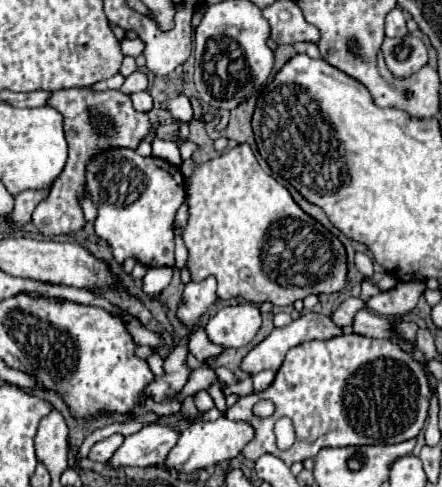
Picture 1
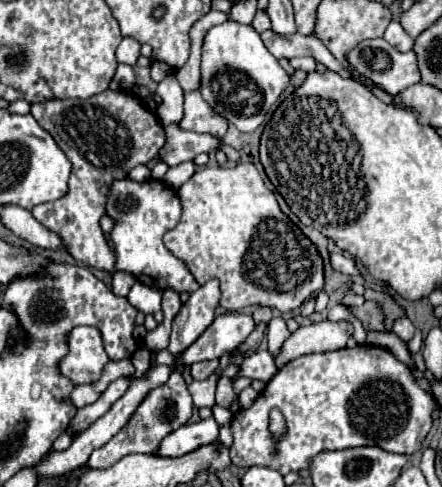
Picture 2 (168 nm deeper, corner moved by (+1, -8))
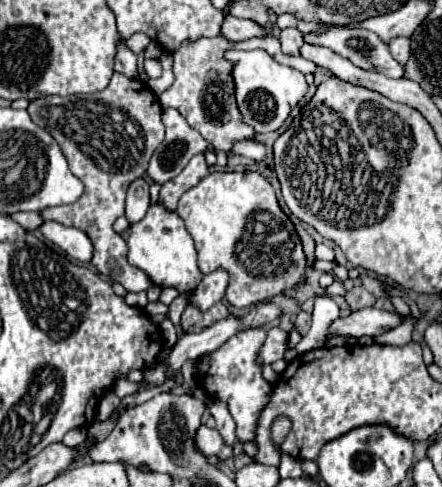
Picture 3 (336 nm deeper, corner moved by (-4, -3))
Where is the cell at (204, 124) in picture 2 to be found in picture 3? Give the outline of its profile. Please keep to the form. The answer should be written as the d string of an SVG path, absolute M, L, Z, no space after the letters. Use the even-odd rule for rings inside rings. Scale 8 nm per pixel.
M218 35L218 37L210 37L210 39L204 37L204 39L182 43L182 47L174 53L174 77L176 77L176 81L158 99L160 99L162 107L176 107L184 115L184 119L190 123L190 127L198 129L204 135L204 139L208 139L216 149L222 149L226 153L230 153L234 141L254 137L254 129L242 121L242 115L236 107L234 81L230 75L232 63L224 59L224 51L230 47L238 47L238 49L258 49L260 47L260 49L266 49L278 63L294 67L300 73L314 73L316 71L316 65L310 63L308 59L282 53L280 41L276 37L248 39L248 41L232 43L226 37Z

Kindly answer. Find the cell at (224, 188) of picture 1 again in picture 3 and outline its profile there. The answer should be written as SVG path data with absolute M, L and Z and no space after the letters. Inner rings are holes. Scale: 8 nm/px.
M212 171L196 187L186 191L178 201L178 215L184 219L188 233L192 235L198 251L198 267L202 273L226 269L230 283L226 299L234 307L252 307L262 301L270 301L286 289L298 289L304 283L308 261L302 251L302 241L280 209L274 187L258 171Z

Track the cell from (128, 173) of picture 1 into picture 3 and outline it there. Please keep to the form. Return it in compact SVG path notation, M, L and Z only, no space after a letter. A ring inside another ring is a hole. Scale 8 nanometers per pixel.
M162 203L150 205L146 217L130 225L128 247L128 263L142 269L158 287L174 287L180 293L190 293L204 277L198 269L194 241L186 231L182 217L176 211L166 209Z

